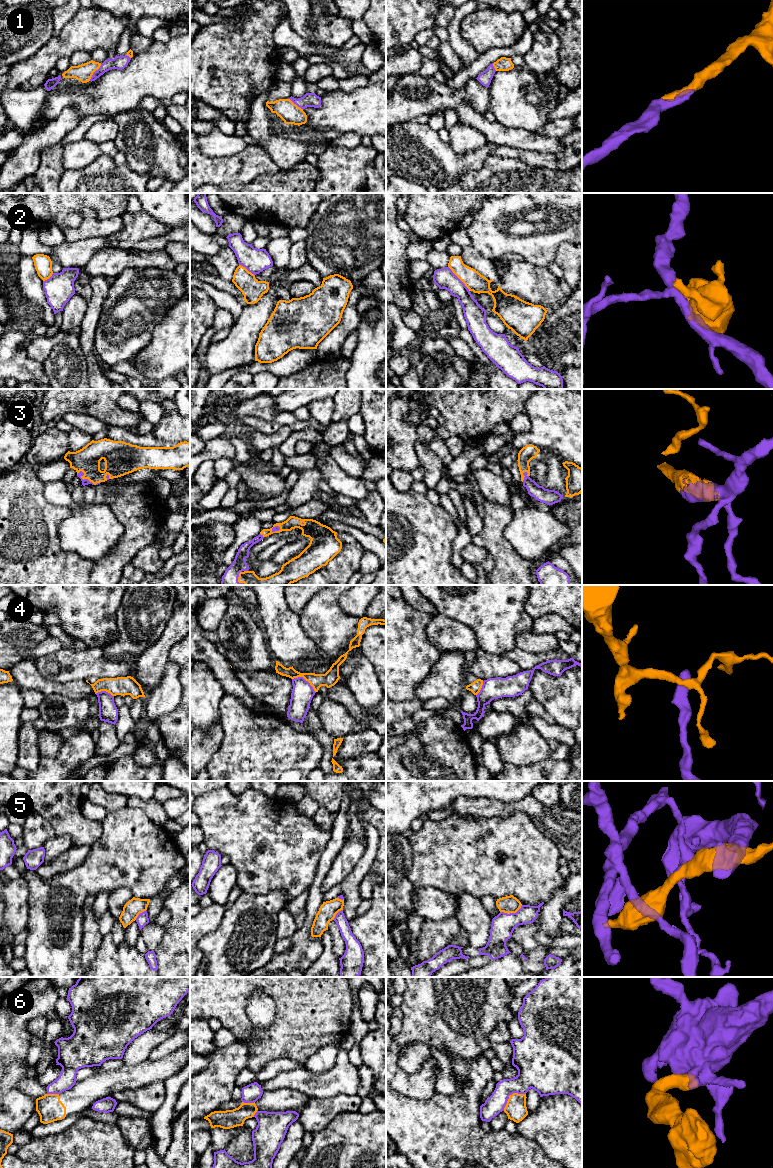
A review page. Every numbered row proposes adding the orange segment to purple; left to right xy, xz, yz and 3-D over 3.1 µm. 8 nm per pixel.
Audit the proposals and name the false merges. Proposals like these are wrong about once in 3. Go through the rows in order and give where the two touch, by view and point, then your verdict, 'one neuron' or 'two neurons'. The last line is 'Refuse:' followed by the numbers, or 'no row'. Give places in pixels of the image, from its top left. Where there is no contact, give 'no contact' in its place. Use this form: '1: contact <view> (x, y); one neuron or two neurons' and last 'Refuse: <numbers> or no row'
1: contact xy (94, 72); one neuron
2: contact yz (459, 279); two neurons
3: contact xy (86, 479); one neuron
4: contact xz (304, 679); two neurons
5: contact yz (511, 913); two neurons
6: contact yz (510, 1094); two neurons
Refuse: 2, 4, 5, 6

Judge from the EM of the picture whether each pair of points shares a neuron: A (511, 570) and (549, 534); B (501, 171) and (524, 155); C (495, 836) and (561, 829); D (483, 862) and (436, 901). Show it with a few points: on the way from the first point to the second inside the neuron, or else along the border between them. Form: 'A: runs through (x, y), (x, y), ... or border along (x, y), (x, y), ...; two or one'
A: border along (508, 541), (520, 555), (531, 561); two
B: border along (496, 155), (518, 158), (530, 165), (541, 168); two
C: border along (523, 813), (544, 836), (557, 845); two
D: border along (422, 887), (436, 887), (445, 892); two

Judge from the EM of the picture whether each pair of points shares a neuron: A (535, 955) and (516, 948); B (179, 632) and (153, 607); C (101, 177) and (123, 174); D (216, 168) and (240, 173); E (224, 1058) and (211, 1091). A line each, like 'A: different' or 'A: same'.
A: different
B: different
C: same
D: same
E: same

